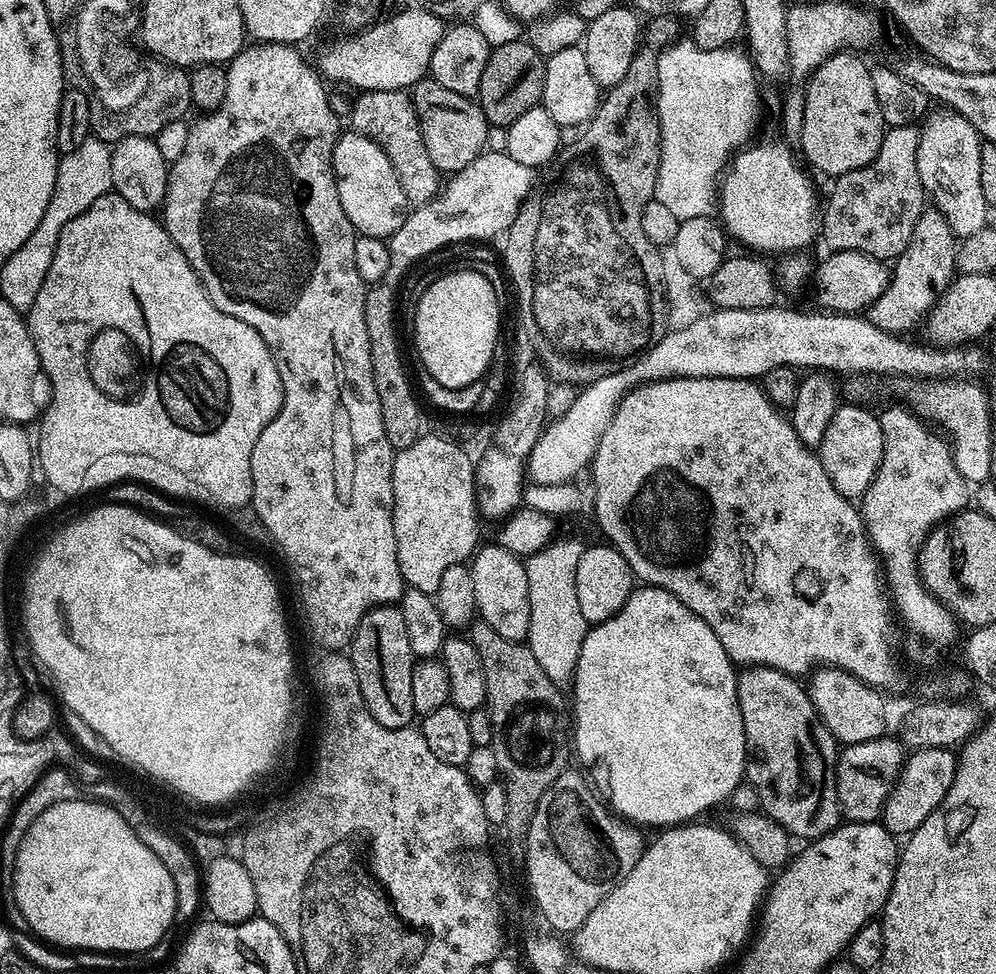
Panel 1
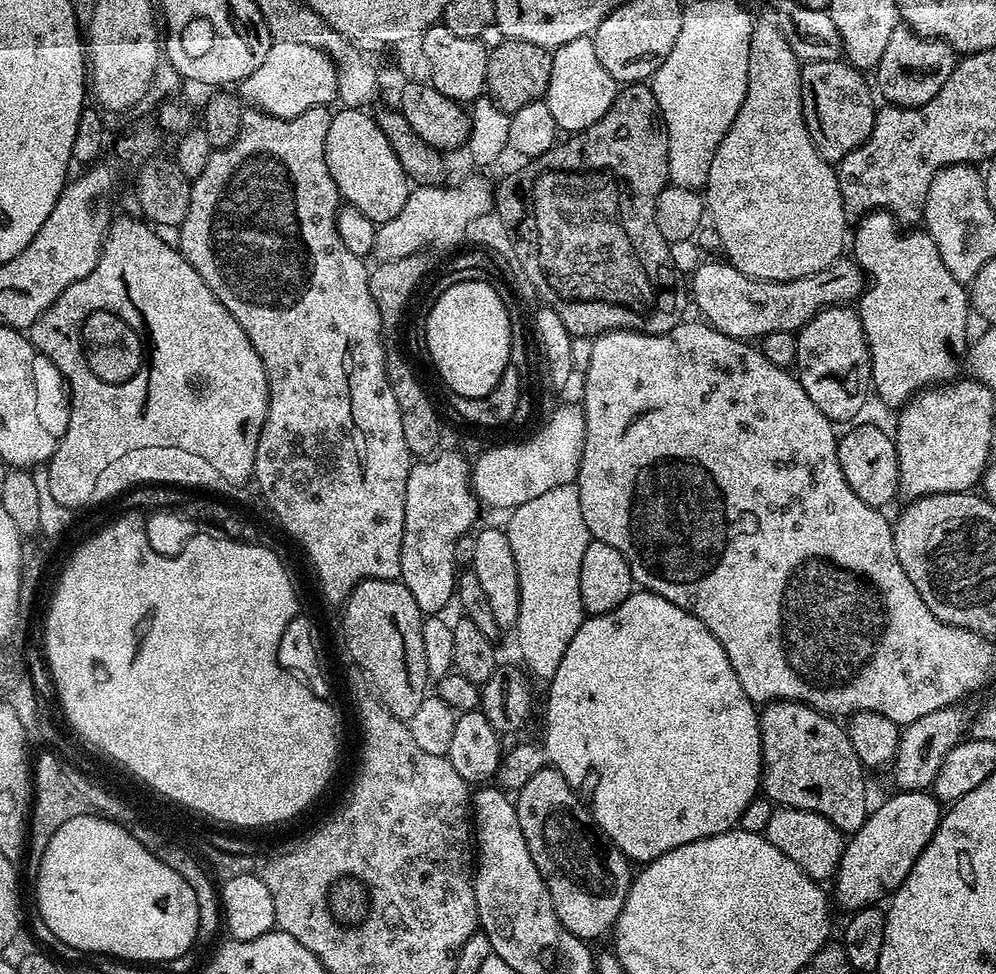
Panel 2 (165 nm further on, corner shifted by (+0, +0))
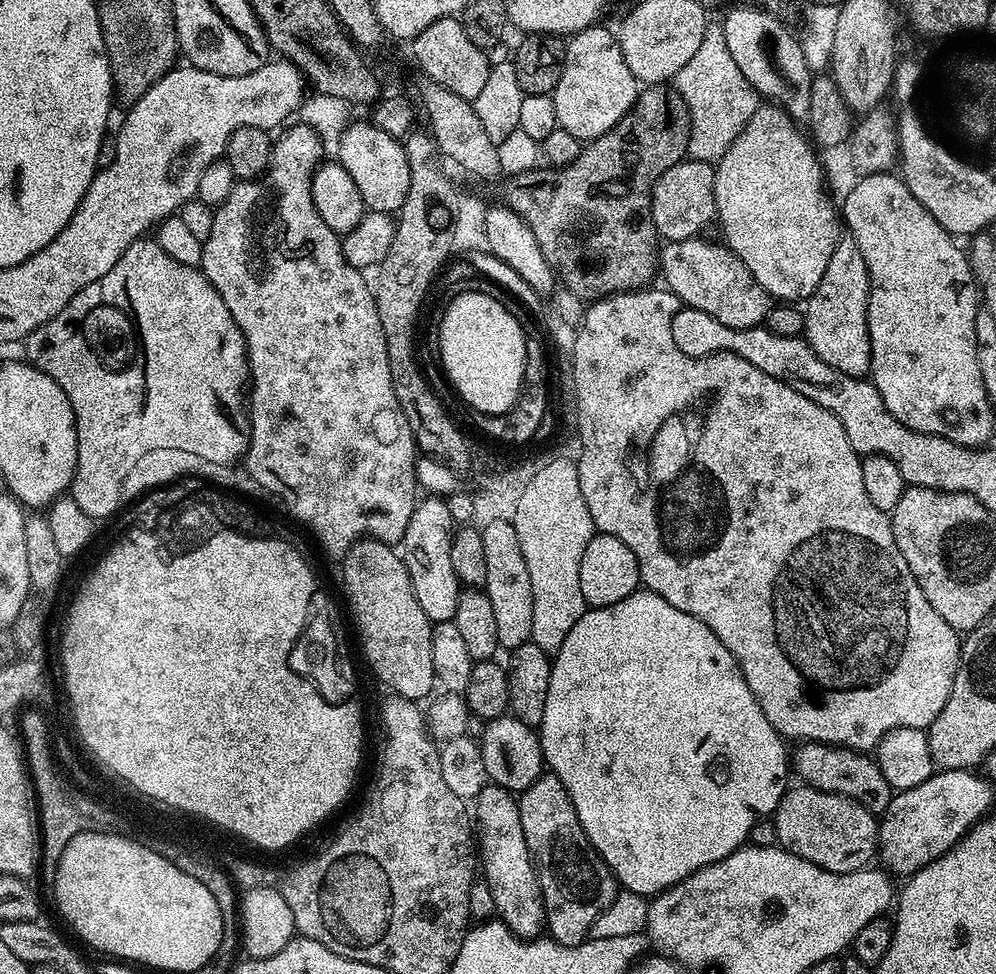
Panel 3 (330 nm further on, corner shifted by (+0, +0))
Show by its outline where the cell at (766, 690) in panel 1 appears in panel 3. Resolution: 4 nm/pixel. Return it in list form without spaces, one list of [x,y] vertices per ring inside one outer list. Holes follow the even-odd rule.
[[[804,742],[799,747],[797,752],[795,749],[791,753],[790,764],[807,787],[850,798],[873,814],[882,814],[888,809],[894,790],[886,778],[882,778],[882,770],[871,755],[857,752],[854,748],[842,748],[839,744]]]

